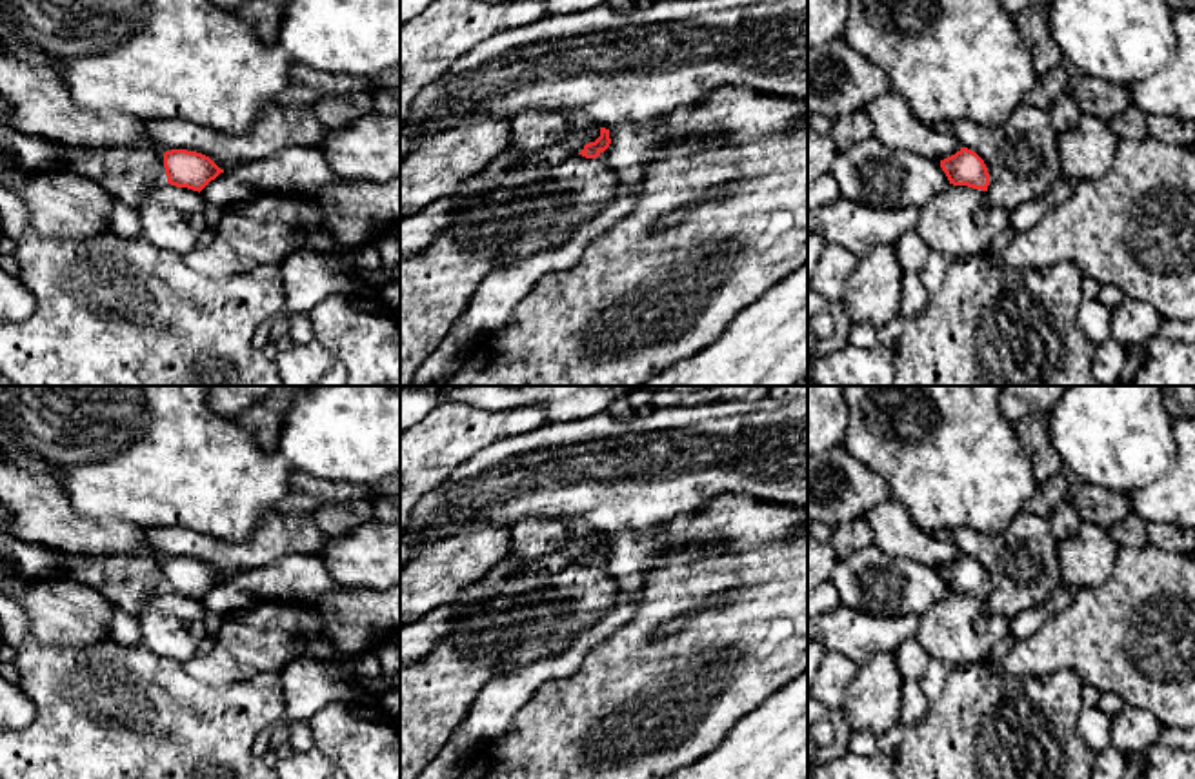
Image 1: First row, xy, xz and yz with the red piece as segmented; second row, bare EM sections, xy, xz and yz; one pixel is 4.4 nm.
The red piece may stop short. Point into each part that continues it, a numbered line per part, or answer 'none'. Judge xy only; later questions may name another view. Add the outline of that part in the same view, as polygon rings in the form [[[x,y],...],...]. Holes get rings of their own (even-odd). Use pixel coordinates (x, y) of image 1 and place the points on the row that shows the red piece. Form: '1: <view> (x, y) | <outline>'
1: xy (128, 171) | [[[147,144],[67,147],[64,164],[96,180],[113,200],[131,207],[151,189],[167,184],[164,153]]]

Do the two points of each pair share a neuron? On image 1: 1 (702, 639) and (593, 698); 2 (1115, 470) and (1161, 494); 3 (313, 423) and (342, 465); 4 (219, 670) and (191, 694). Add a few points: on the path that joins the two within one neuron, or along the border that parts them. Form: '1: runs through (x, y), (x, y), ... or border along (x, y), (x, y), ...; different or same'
1: runs through (675, 667), (652, 690), (621, 698); same
2: border along (1175, 459), (1163, 475), (1126, 494); different
3: runs through (324, 434), (342, 454); same
4: border along (182, 665), (193, 677), (213, 685), (248, 679); different

